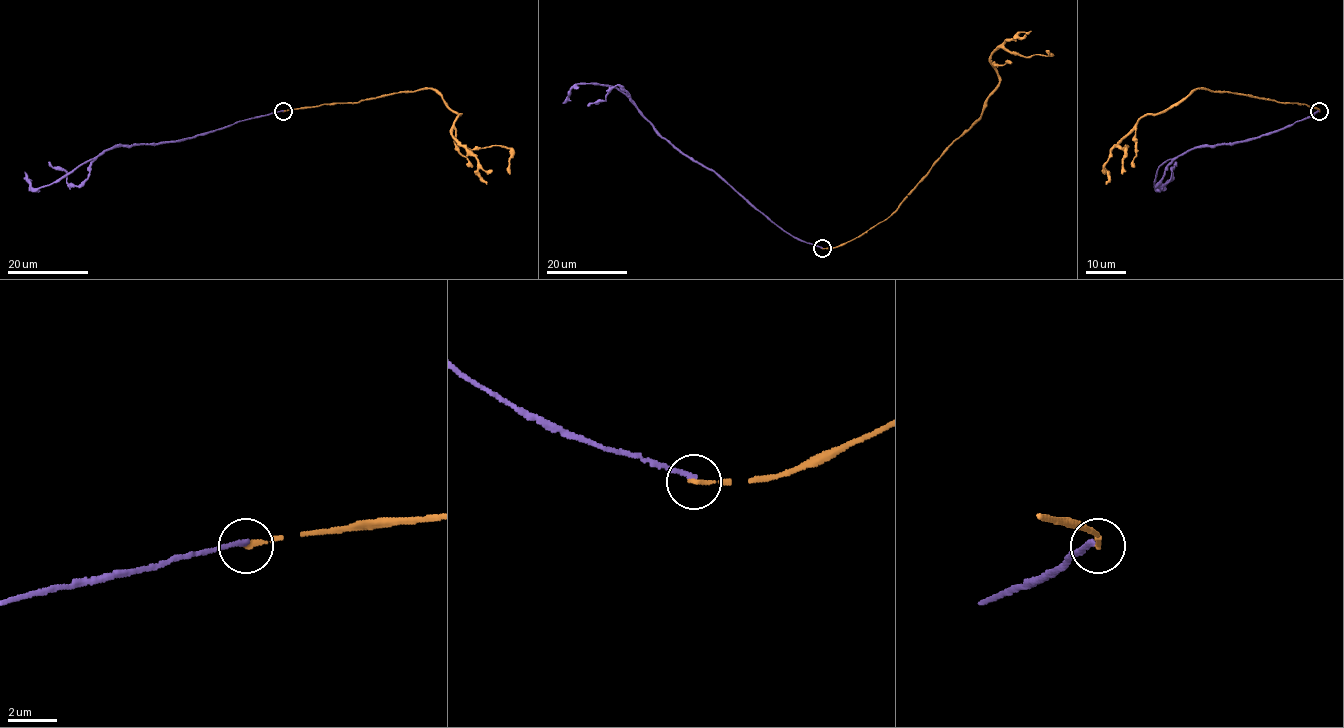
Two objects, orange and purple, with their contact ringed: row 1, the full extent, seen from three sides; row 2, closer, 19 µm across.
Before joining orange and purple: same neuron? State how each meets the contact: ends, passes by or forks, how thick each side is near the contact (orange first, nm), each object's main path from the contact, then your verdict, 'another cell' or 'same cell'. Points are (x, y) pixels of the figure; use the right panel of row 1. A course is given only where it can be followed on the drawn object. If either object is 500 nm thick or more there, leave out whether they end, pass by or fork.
orange ends | purple ends | 200/170 nm | orange via (1319, 111), (1306, 104), (1195, 89), (1158, 113), (1145, 115), (1118, 144), (1127, 147), (1122, 174) | purple via (1319, 111), (1278, 131), (1244, 141), (1195, 146), (1158, 167), (1154, 182), (1156, 188), (1171, 177), (1172, 171) | another cell

